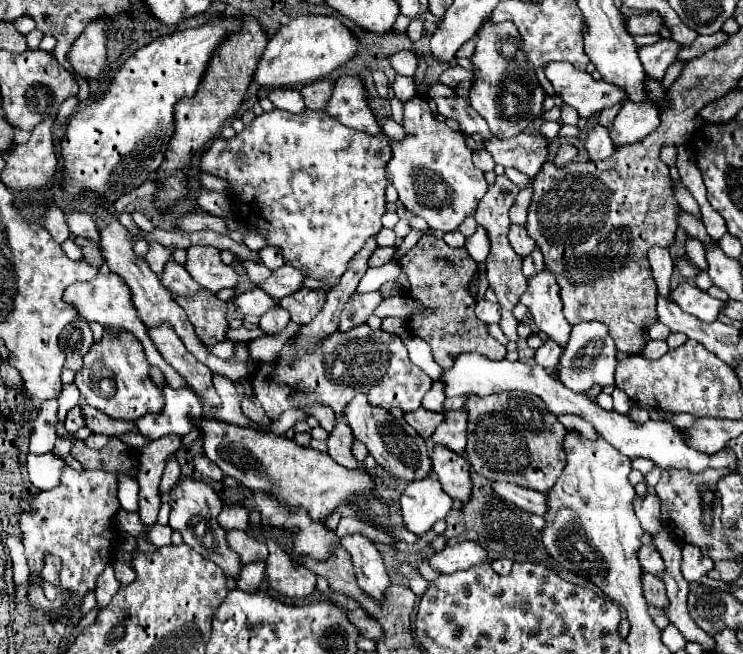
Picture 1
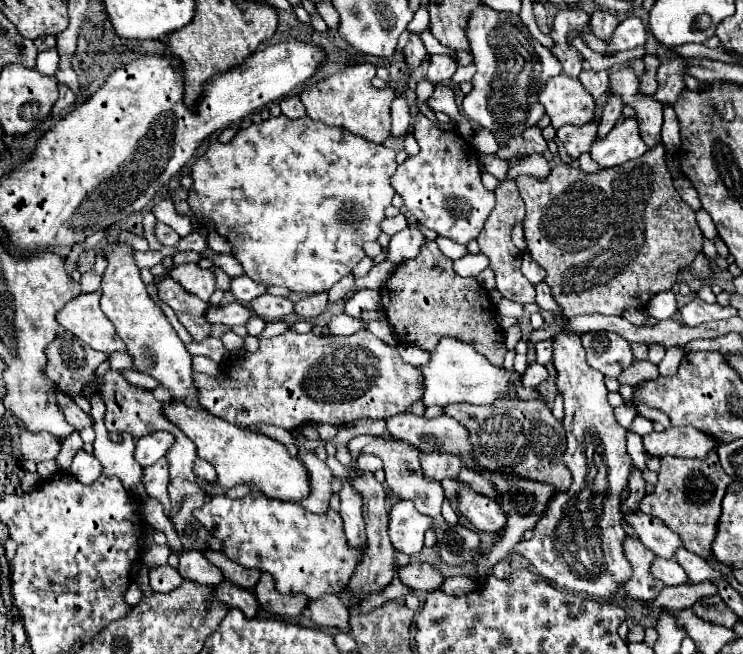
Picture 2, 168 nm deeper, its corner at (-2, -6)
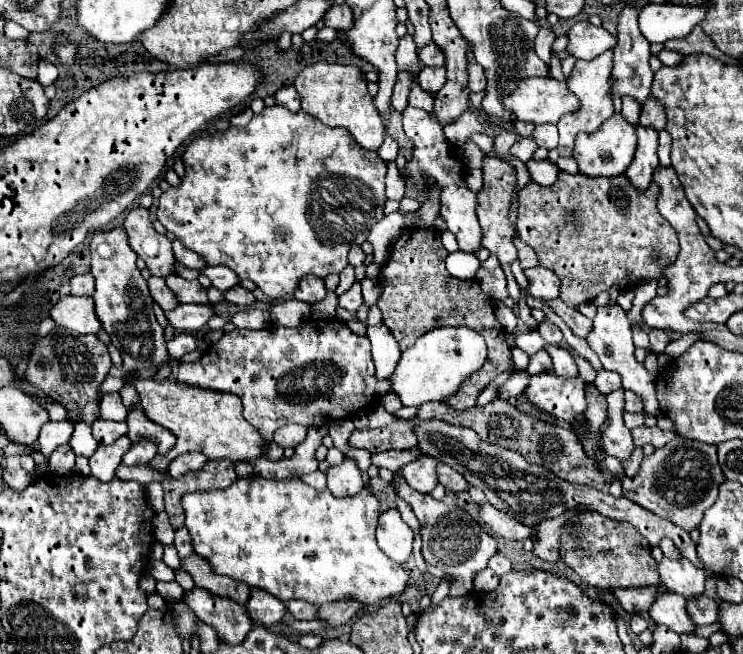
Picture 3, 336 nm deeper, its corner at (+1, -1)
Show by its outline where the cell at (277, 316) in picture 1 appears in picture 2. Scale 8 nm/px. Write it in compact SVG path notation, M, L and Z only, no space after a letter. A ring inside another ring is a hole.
M264 294L250 302L250 308L254 314L258 314L264 320L282 320L294 312L294 304L288 298L278 298L272 294Z

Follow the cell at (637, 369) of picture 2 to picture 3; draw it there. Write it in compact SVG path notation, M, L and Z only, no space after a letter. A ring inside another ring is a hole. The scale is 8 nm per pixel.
M601 369L601 371L597 373L593 385L595 385L595 389L597 389L601 395L609 395L611 391L621 389L621 377L619 377L617 373L613 373L613 371Z

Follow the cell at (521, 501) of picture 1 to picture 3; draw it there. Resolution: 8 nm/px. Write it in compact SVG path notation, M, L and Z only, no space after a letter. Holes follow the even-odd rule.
M437 463L437 479L445 489L451 491L465 491L469 487L465 479L461 479L461 475L457 475L457 471L453 471L451 467L445 467L445 463Z

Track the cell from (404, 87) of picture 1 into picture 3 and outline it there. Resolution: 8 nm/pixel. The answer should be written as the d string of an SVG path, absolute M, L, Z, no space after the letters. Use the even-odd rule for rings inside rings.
M387 135L385 141L383 141L383 145L381 145L381 149L377 151L377 155L379 155L379 159L381 159L383 163L395 161L395 159L397 159L397 141L395 141L391 135Z

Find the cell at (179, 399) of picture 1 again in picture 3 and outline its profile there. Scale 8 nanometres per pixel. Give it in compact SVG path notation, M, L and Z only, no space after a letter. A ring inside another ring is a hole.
M141 439L141 443L135 443L123 457L123 465L143 465L149 463L153 457L157 455L157 447L153 447L153 443L149 443L149 439Z

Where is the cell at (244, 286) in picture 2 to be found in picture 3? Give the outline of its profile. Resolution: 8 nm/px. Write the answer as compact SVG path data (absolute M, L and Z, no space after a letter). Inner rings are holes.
M203 267L201 275L209 277L213 287L217 287L221 291L227 291L229 287L235 287L239 283L239 277L235 277L233 271L229 271L227 267Z

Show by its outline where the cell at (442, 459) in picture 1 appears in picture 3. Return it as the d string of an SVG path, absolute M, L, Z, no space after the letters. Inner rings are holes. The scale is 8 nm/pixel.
M489 503L481 505L479 511L481 511L481 517L483 517L483 521L487 523L487 527L489 527L495 535L499 535L499 537L503 537L503 539L523 541L523 539L531 537L531 533L533 533L531 527L525 527L523 523L519 523L517 519L511 519L507 513L495 509L495 507L489 505Z

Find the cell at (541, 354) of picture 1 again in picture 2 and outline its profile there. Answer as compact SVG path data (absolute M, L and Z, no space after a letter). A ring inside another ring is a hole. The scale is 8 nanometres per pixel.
M534 362L534 364L530 364L528 366L528 370L524 372L524 376L522 376L522 380L524 380L524 384L528 386L528 388L536 388L542 380L546 380L548 378L548 370L546 370L546 366L542 366L542 364L538 364L538 362Z

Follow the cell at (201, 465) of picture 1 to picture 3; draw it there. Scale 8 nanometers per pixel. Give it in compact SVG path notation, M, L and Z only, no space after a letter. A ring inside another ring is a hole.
M183 453L183 455L179 455L177 459L173 459L171 461L171 465L169 465L169 475L171 477L179 477L179 475L183 475L183 473L187 473L187 471L197 471L197 469L201 469L203 465L205 465L205 455L201 455L201 453Z

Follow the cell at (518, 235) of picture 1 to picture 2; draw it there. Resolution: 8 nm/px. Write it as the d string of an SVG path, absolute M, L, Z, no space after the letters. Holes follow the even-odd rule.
M526 252L522 256L522 274L532 282L532 284L538 284L544 280L544 270L536 264L536 260Z

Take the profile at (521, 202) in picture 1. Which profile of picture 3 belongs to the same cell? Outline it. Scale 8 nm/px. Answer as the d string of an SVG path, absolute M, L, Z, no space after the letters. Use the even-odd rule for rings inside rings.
M517 237L513 239L513 243L515 243L517 251L519 251L519 259L521 259L521 267L523 267L523 269L529 269L529 267L537 267L537 265L539 265L537 255L535 255L535 251L533 251L529 245L521 243Z

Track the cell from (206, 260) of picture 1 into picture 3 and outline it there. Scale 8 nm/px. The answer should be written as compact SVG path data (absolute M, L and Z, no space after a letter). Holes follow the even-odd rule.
M169 275L167 287L173 291L179 303L209 303L207 291L201 287L199 281L185 281L179 275Z

